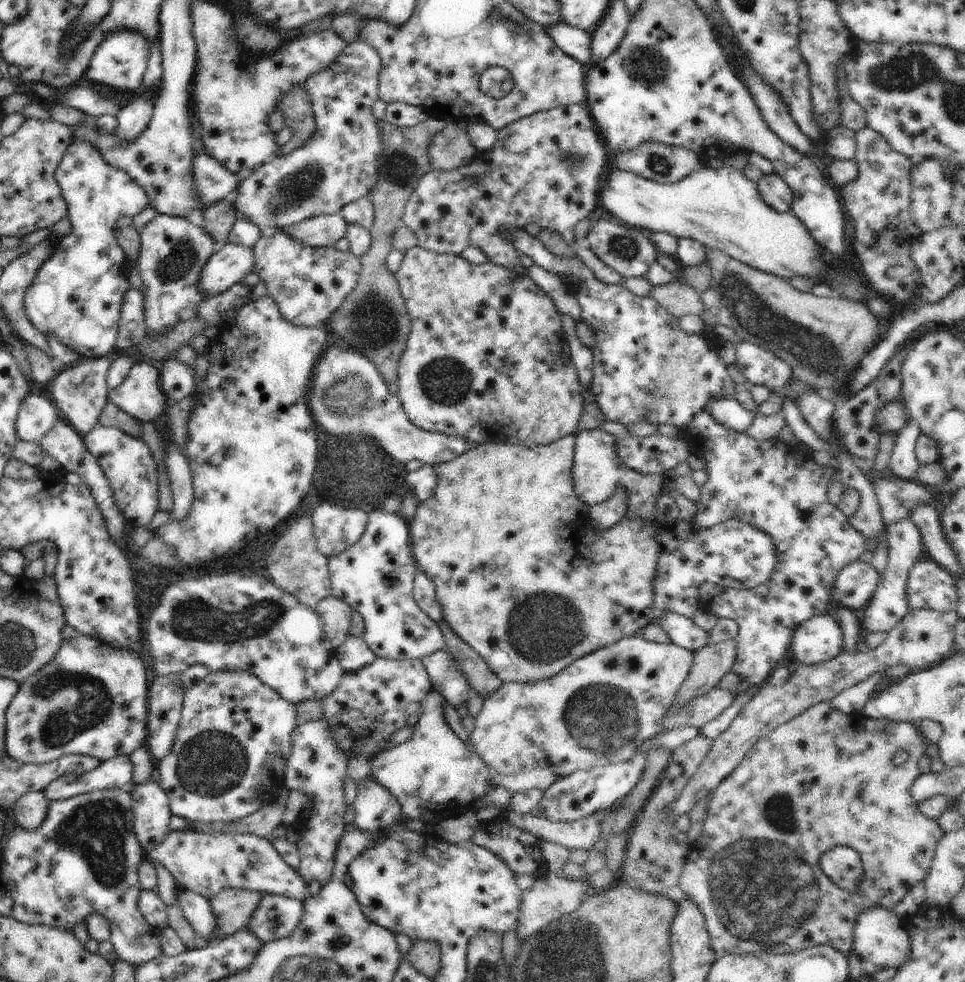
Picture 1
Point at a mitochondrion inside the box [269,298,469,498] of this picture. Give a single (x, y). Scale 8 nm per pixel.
(353, 393)

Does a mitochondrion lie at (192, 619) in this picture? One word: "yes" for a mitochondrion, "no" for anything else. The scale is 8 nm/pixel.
yes

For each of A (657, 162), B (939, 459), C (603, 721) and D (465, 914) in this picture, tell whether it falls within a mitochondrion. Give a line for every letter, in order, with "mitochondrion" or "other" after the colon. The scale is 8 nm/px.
A: mitochondrion
B: other
C: mitochondrion
D: other

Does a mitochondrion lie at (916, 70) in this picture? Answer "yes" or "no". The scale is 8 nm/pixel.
yes

